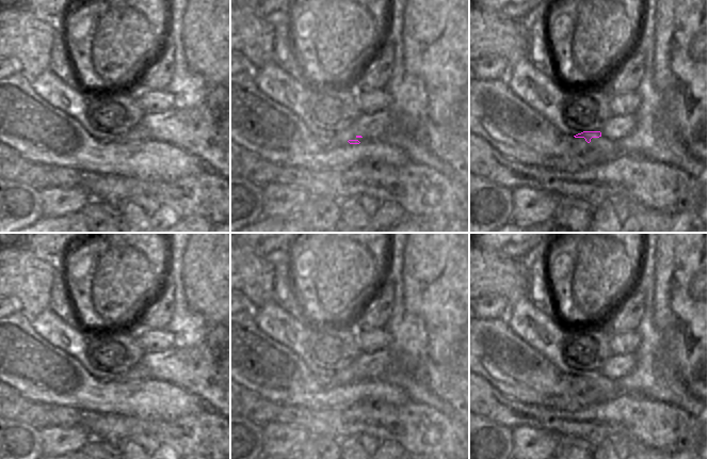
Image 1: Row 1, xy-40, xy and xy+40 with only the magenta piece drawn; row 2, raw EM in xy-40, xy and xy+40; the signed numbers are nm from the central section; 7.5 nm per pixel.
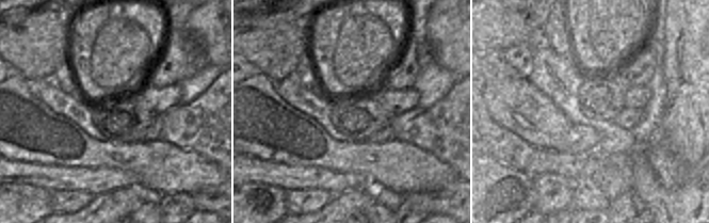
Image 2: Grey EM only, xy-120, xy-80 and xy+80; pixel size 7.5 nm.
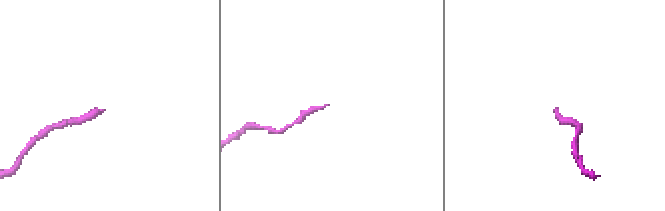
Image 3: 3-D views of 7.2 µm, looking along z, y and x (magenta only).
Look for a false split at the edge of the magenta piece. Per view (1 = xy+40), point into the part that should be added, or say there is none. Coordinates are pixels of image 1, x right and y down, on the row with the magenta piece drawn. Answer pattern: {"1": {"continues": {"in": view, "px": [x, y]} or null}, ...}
{"1": {"continues": null}}

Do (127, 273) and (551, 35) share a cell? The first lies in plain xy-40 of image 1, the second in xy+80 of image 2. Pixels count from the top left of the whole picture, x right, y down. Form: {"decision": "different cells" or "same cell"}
{"decision": "same cell"}

